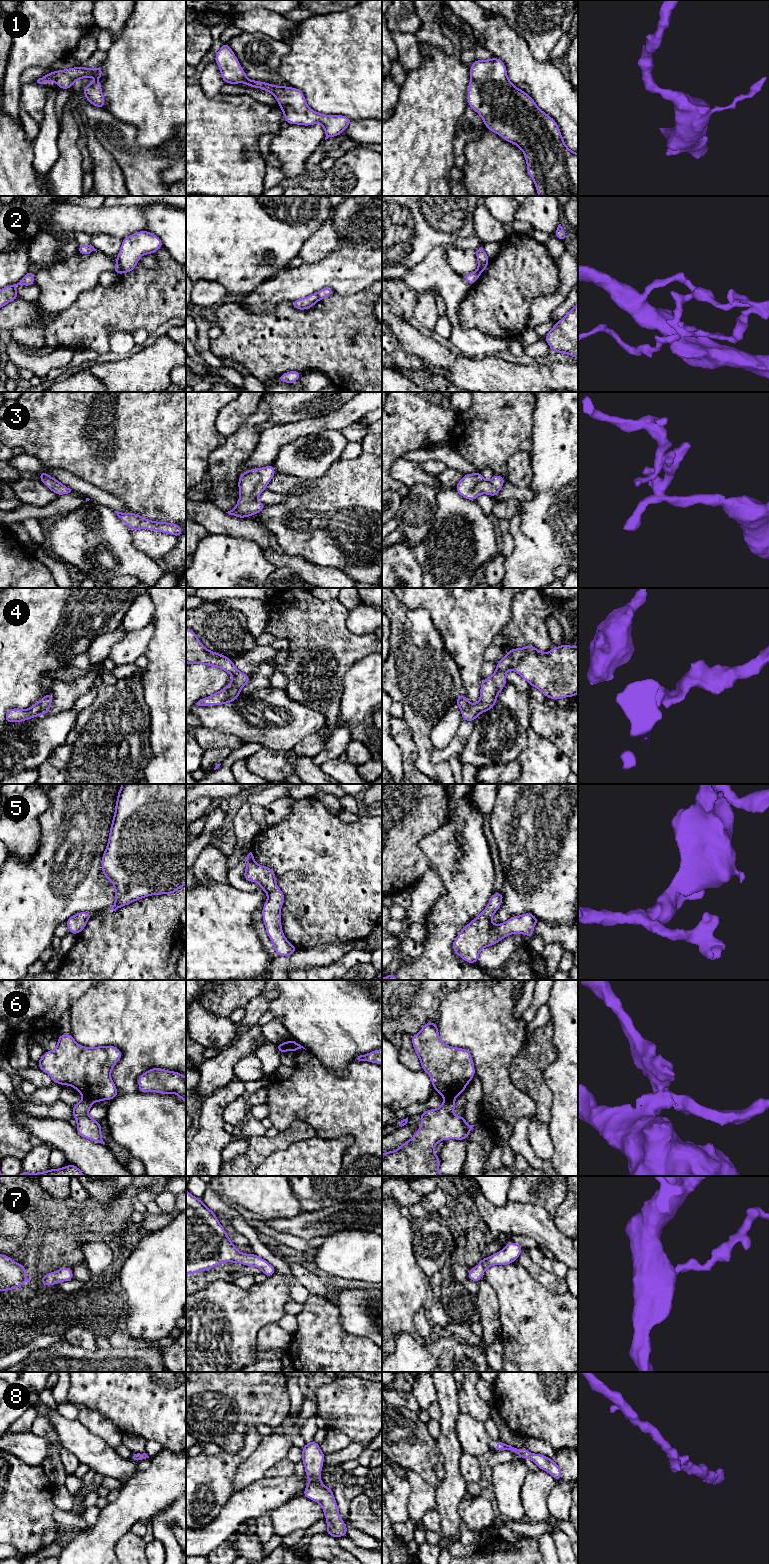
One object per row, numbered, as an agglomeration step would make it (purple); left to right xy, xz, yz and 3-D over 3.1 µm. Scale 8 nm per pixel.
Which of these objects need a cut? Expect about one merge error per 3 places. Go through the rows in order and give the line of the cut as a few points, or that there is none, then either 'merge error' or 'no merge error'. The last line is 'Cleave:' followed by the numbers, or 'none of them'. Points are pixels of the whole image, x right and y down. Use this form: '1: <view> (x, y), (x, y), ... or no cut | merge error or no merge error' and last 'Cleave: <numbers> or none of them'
1: no cut | no merge error
2: xy (117, 257), (121, 265), (121, 273) | merge error
3: no cut | no merge error
4: no cut | no merge error
5: no cut | no merge error
6: xy (83, 1098), (93, 1101) | merge error
7: no cut | no merge error
8: no cut | no merge error
Cleave: 2, 6

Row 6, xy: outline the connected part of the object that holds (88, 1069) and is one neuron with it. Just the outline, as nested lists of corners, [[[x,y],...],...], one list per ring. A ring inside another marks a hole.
[[[69,1033],[58,1035],[56,1048],[45,1052],[37,1064],[54,1083],[72,1086],[83,1099],[100,1102],[119,1095],[111,1071],[121,1058],[115,1046],[83,1047]]]

